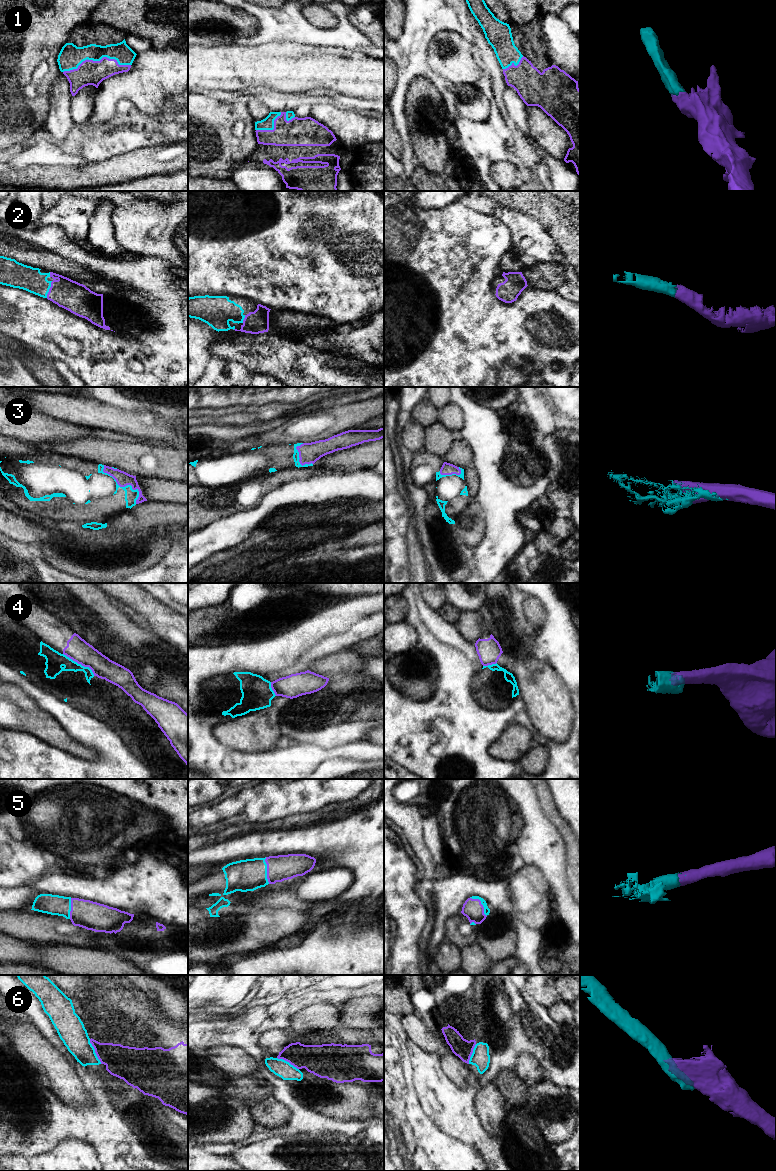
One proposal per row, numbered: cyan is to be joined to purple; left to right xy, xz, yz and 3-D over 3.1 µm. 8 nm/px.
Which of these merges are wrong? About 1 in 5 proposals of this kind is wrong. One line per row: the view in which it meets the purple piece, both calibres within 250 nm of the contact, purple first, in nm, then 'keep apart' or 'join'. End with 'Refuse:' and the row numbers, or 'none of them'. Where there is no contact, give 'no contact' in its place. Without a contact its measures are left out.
1: contact in xy; calibres 200 and 190 nm; join
2: contact in xy; calibres 240 and 200 nm; join
3: contact in xy; calibres 120 and 100 nm; join
4: contact in xy; calibres 190 and 140 nm; keep apart
5: contact in xz; calibres 200 and 260 nm; join
6: contact in xy; calibres 260 and 220 nm; keep apart
Refuse: 4, 6

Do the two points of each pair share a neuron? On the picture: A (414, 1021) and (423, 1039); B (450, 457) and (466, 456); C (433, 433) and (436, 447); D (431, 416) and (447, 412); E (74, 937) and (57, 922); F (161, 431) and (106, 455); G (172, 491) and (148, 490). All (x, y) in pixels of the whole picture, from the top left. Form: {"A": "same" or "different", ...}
{"A": "same", "B": "same", "C": "same", "D": "different", "E": "same", "F": "different", "G": "same"}

